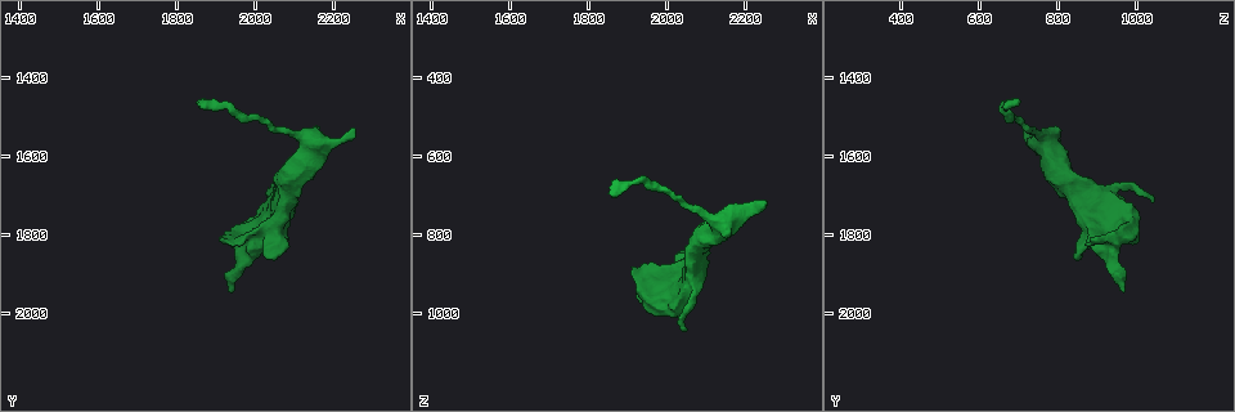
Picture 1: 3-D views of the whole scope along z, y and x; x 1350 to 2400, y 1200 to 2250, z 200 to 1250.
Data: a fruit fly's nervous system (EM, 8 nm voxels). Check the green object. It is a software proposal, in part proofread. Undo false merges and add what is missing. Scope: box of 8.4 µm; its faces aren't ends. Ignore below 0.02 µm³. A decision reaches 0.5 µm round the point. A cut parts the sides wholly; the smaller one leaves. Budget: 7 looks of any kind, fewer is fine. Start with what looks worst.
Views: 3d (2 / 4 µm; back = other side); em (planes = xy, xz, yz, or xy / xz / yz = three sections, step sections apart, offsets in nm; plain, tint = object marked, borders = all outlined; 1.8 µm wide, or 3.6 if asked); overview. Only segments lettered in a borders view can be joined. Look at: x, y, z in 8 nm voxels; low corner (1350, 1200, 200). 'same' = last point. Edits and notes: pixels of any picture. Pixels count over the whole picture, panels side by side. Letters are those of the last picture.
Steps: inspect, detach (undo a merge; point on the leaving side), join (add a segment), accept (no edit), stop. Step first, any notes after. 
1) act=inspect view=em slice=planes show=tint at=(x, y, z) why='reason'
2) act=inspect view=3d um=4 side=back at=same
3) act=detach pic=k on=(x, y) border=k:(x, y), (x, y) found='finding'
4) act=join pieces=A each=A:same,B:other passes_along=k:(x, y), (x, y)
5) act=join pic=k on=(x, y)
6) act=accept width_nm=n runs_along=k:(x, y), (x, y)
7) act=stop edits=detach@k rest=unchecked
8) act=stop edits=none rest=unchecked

act=inspect view=3d um=2 at=(1850, 1460, 690) why='branch stops here'

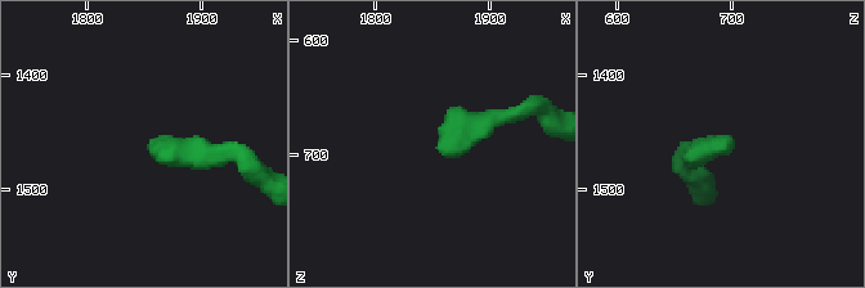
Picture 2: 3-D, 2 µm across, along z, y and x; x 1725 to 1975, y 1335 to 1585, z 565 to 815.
act=inspect view=em um=3.6 slice=planes show=tint at=(1856, 1454, 696) why='now the EM'

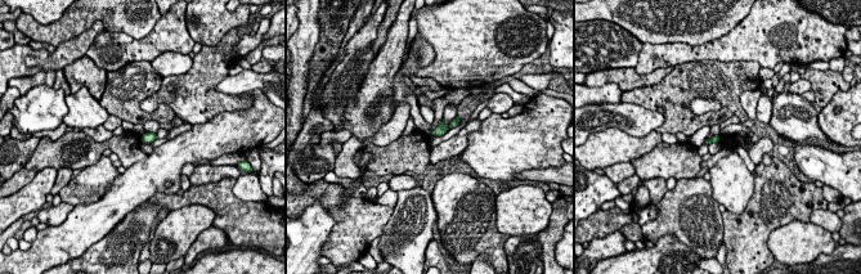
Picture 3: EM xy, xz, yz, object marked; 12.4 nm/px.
act=inspect view=em um=3.6 slice=planes show=borders at=same

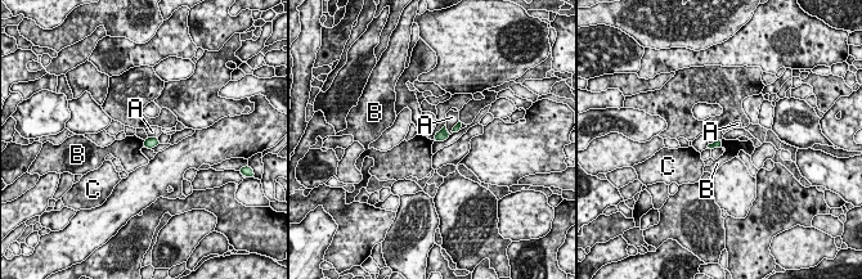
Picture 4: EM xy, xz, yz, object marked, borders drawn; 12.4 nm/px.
act=accept width_nm=100 each=A:other,B:other,C:other border=4:(143, 140), (144, 147) found='no lettered segment goes on from it'

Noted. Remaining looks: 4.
act=inspect view=em um=3.6 slice=planes show=borders at=(1915, 1810, 885) why='free end'

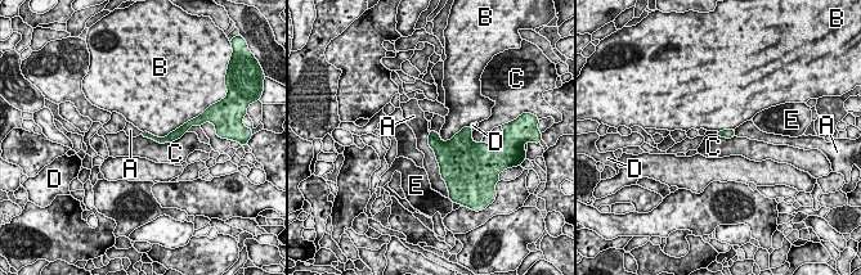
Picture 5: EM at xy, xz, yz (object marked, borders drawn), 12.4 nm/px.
act=accept each=A:other,B:other,C:other,D:other,E:other border=5:(187, 131), (164, 143), (140, 135) found='none of them fits'

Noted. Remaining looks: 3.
act=inspect view=3d um=2 at=(2255, 1530, 720) why='branch stops here'

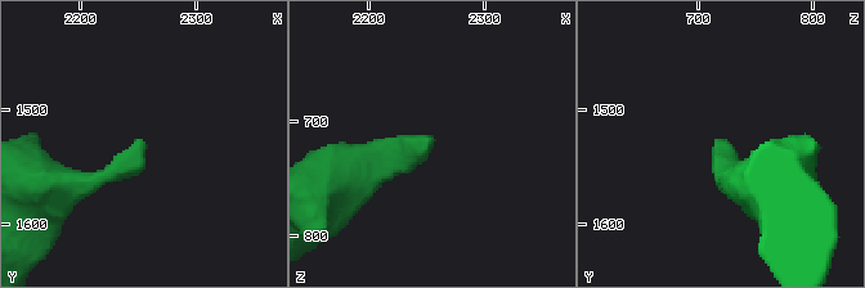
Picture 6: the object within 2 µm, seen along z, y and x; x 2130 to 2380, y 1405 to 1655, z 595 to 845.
act=inspect view=em slice=planes show=borders at=(2252, 1534, 712)

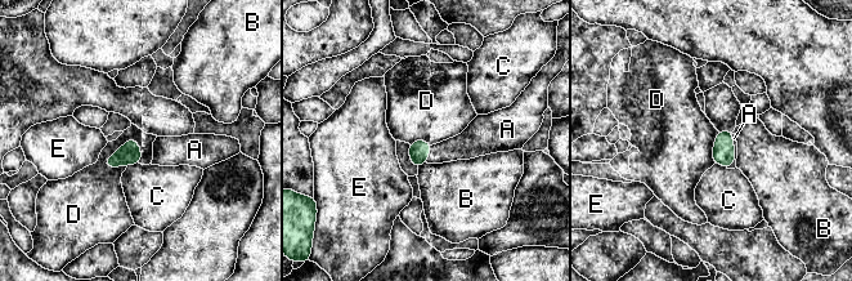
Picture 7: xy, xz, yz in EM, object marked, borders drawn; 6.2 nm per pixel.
act=join pieces=A each=A:same,B:other,C:other,D:other,E:other found='the neuron continues'

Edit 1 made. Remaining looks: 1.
act=stop edits=join@7 rest=unchecked

